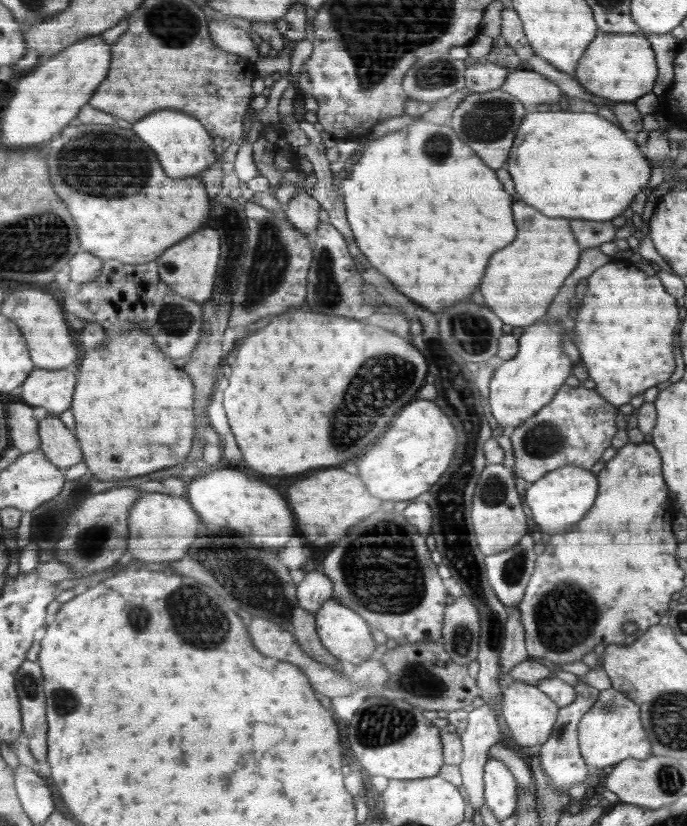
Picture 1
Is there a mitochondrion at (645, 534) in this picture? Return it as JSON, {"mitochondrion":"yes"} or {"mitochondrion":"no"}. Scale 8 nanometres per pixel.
{"mitochondrion":"no"}

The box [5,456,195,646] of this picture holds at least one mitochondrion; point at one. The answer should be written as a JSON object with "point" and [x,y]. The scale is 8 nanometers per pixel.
{"point":[86,544]}

